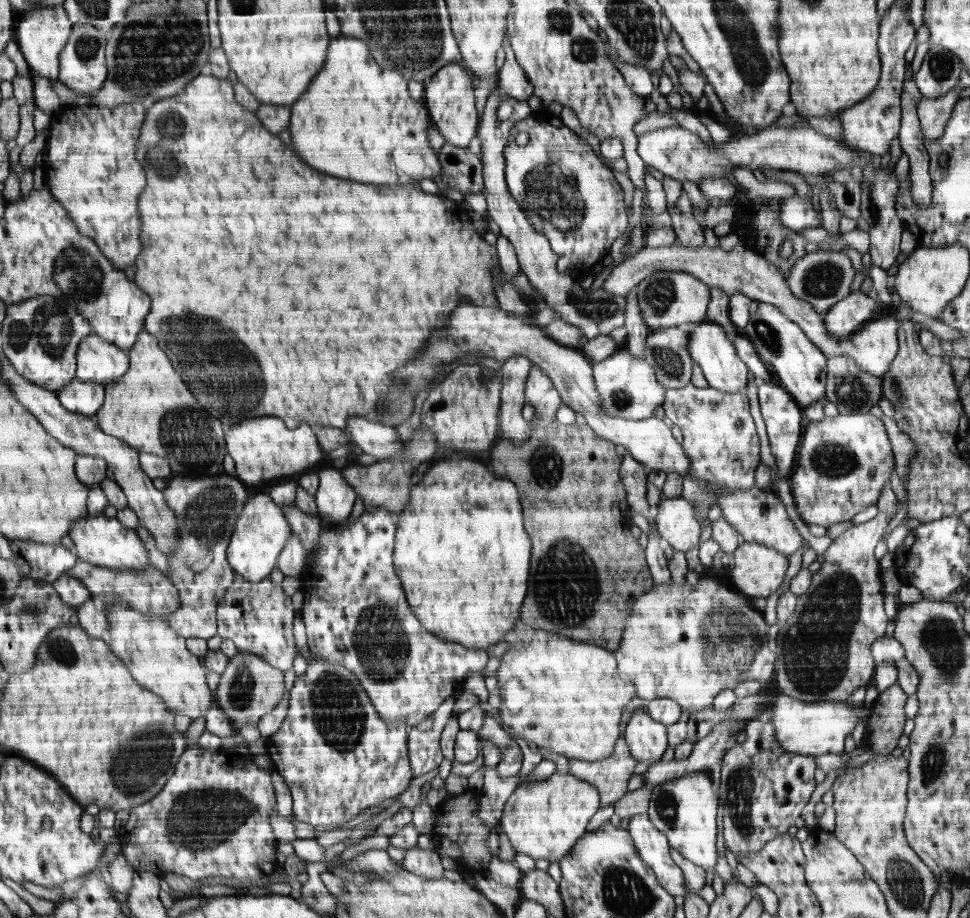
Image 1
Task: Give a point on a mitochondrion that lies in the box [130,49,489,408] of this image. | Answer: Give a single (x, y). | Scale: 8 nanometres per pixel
(171, 128)

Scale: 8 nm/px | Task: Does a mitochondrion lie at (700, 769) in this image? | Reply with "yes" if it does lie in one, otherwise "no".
no

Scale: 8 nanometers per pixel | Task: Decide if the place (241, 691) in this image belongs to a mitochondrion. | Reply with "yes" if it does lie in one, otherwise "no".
yes

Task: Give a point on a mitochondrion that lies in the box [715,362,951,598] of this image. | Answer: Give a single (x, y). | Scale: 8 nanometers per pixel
(836, 461)

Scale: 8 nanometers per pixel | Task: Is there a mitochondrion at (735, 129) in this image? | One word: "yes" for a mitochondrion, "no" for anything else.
no

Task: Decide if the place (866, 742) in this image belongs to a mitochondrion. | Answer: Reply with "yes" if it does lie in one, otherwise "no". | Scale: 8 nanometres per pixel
no

